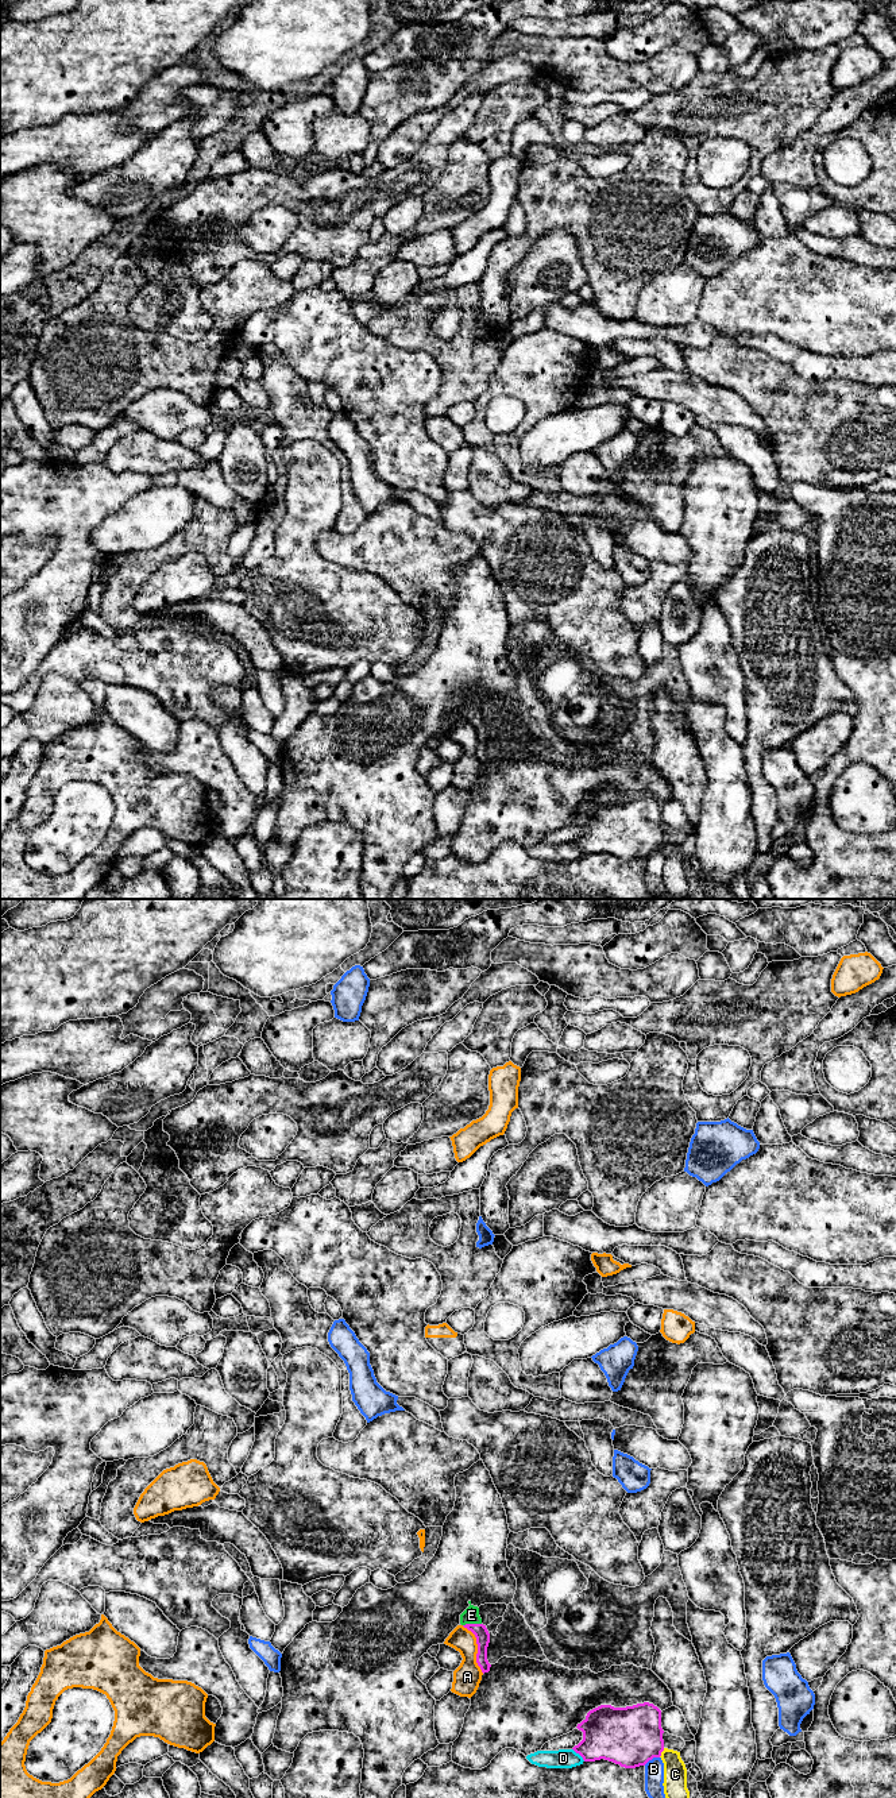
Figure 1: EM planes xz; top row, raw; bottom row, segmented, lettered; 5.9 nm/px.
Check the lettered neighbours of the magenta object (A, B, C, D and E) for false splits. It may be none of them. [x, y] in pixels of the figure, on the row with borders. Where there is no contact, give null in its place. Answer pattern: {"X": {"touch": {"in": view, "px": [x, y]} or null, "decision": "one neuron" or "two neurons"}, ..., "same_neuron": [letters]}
{"A": {"touch": {"in": "xz", "px": [478, 1648]}, "decision": "two neurons"}, "B": {"touch": {"in": "xz", "px": [651, 1759]}, "decision": "two neurons"}, "C": {"touch": {"in": "xz", "px": [661, 1751]}, "decision": "two neurons"}, "D": {"touch": {"in": "xz", "px": [579, 1754]}, "decision": "two neurons"}, "E": {"touch": {"in": "xz", "px": [471, 1624]}, "decision": "one neuron"}, "same_neuron": ["E"]}

